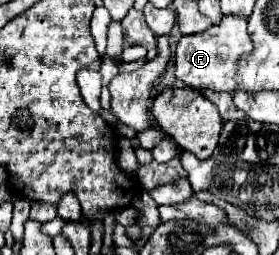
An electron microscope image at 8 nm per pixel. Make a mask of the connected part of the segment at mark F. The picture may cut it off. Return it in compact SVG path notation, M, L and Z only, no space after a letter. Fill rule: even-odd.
M224 16L218 26L212 26L204 34L182 36L174 54L176 78L196 90L210 88L210 90L234 92L234 70L238 68L238 58L252 50L246 26L248 26L246 18Z

